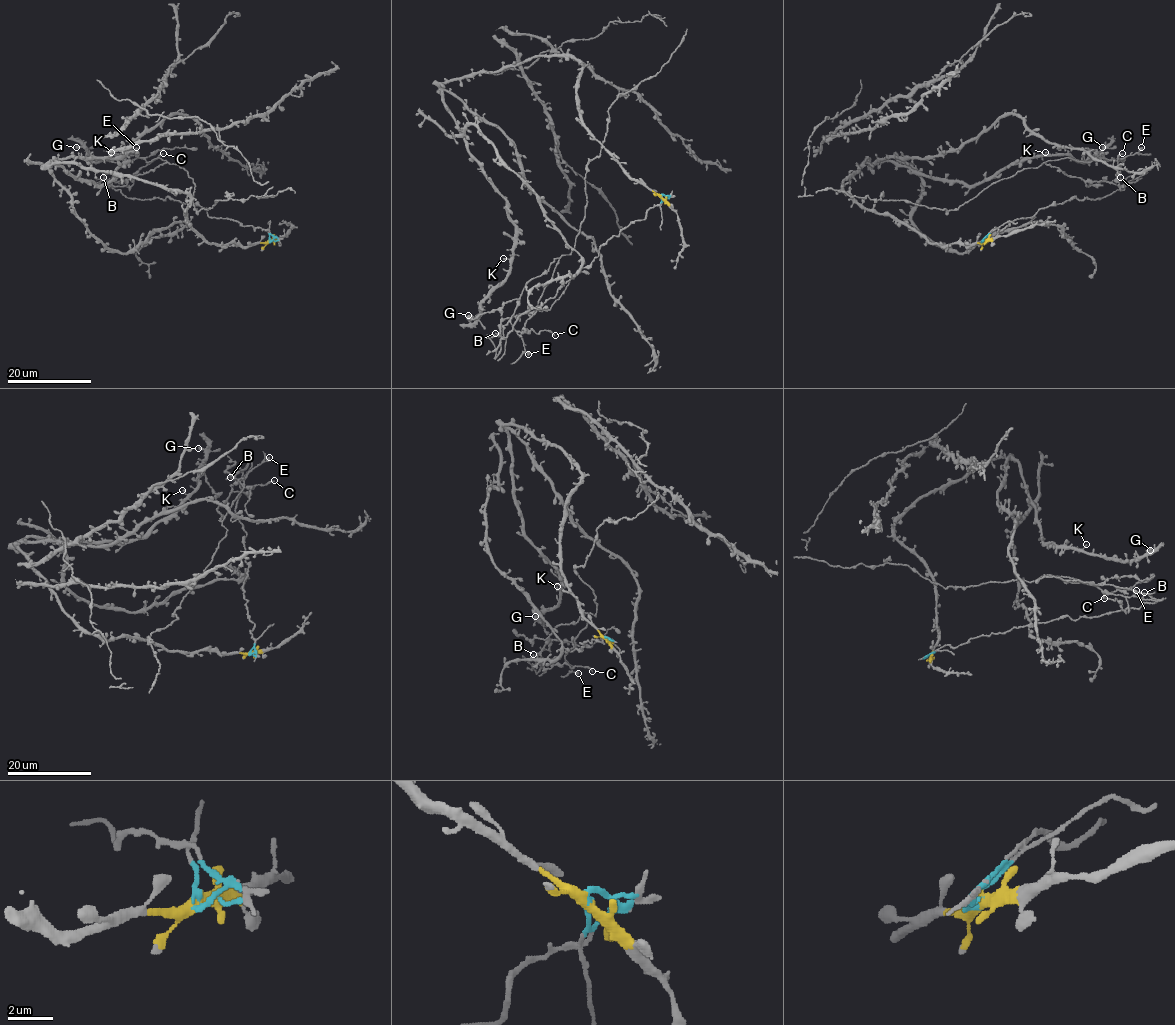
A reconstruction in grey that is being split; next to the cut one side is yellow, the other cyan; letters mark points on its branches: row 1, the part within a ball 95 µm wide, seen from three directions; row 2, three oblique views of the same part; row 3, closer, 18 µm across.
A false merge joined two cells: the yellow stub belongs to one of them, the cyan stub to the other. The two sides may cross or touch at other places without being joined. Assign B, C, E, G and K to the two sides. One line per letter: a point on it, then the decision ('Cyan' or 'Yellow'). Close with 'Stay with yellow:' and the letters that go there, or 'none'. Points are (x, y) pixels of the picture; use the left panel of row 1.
B: Place: (103, 177). Cyan
C: Place: (163, 153). Cyan
E: Place: (136, 147). Cyan
G: Place: (76, 147). Yellow
K: Place: (111, 152). Yellow
Stay with yellow: G, K

